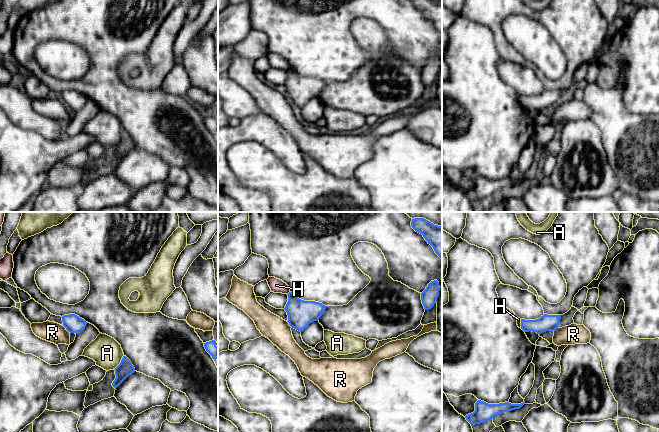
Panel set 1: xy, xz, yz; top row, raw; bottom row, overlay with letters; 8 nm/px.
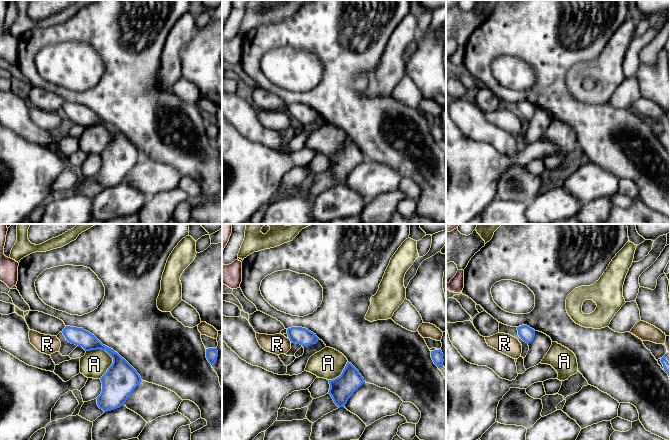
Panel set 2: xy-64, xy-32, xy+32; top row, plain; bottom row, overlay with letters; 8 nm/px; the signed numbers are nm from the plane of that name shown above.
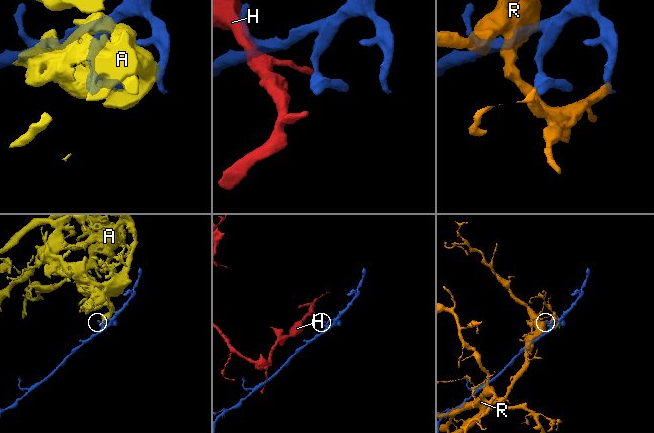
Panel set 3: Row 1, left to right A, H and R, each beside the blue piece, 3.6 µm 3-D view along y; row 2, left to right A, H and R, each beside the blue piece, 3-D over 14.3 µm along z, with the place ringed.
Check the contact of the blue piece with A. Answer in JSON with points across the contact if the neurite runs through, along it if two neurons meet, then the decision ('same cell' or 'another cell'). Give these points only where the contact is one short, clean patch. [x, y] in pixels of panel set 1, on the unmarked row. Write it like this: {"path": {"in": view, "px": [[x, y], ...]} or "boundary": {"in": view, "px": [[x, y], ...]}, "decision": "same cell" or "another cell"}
{"boundary": {"in": "xy", "px": [[123, 131], [120, 139], [114, 145]]}, "decision": "another cell"}

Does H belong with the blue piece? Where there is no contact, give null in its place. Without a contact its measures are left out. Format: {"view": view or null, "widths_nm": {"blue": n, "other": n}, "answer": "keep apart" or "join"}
{"view": "xz", "widths_nm": {"blue": 220, "other": 110}, "answer": "keep apart"}

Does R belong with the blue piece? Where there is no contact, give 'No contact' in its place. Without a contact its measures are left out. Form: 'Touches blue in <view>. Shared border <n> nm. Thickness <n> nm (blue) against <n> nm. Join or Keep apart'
Touches blue in xy. Shared border 90 nm. Thickness 140 nm (blue) against 160 nm. Keep apart

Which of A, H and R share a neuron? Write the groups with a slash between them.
A / H / R

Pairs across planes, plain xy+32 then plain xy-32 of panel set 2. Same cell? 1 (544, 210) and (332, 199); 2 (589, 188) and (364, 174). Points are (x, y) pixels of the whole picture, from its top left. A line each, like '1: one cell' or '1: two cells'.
1: one cell
2: one cell

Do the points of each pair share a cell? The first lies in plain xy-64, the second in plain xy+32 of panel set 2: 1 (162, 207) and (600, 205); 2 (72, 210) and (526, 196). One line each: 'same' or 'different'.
1: same
2: different

